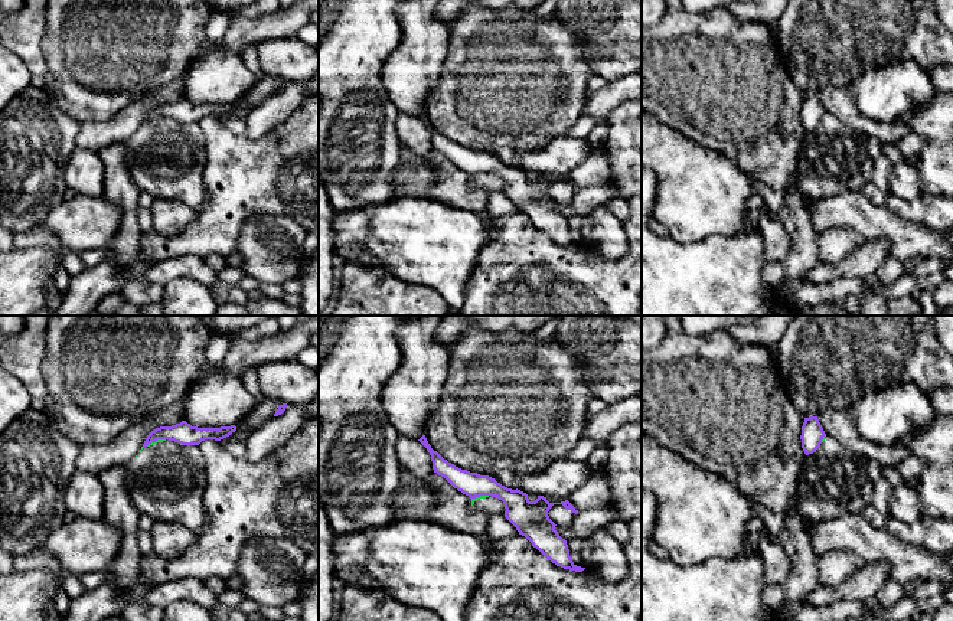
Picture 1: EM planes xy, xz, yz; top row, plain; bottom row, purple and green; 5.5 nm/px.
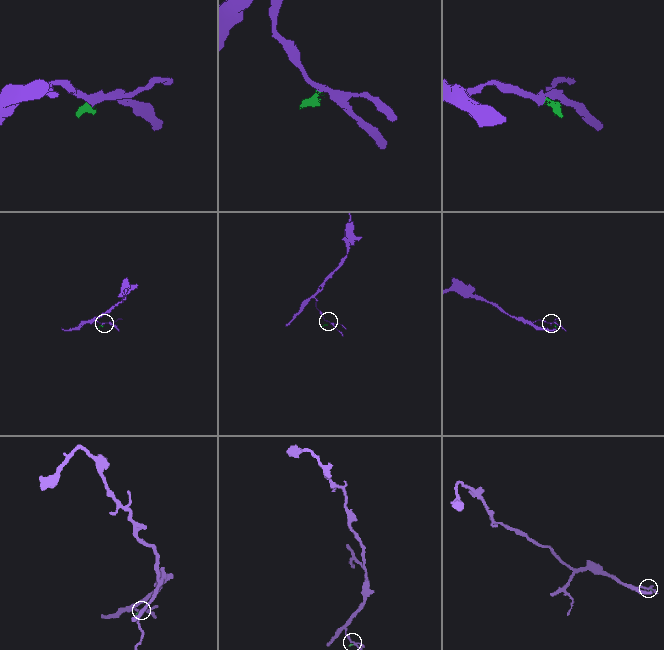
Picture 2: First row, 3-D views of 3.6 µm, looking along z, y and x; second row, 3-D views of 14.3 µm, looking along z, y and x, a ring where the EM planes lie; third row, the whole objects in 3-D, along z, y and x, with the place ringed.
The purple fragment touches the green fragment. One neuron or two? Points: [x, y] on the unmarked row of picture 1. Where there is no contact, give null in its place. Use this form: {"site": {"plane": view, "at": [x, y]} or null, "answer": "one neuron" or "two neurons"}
{"site": {"plane": "xy", "at": [154, 118]}, "answer": "two neurons"}

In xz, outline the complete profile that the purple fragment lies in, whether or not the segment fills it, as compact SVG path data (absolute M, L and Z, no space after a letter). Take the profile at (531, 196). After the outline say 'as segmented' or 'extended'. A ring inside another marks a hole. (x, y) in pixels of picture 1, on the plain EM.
M425 112L418 117L430 130L433 147L444 154L454 166L476 176L480 173L497 174L505 182L505 195L516 205L519 212L525 213L546 236L564 246L582 249L585 245L577 244L571 233L567 218L555 207L555 200L549 196L548 189L554 182L562 182L565 186L577 190L568 179L549 180L546 174L538 173L535 179L520 167L512 167L489 153L480 153L461 147L444 137L431 125Z; as segmented

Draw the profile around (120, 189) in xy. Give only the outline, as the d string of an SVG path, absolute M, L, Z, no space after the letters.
M125 143L110 144L99 150L98 156L105 167L102 196L123 212L120 229L107 251L115 252L121 264L130 265L136 259L143 235L137 218L140 190L127 170Z

